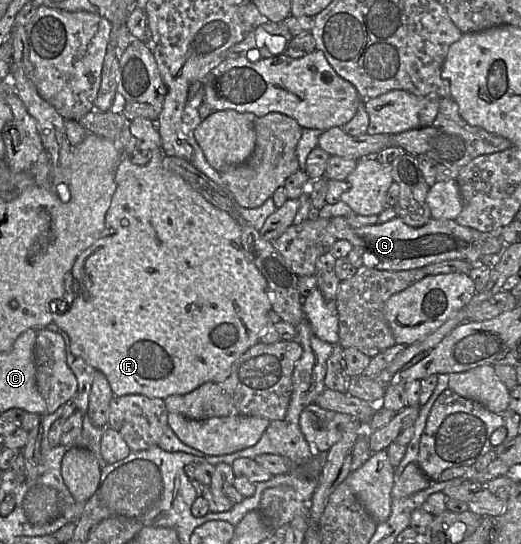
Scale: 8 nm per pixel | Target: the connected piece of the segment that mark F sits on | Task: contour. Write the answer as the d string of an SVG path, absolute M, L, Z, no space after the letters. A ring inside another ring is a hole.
M161 149L141 153L149 154L150 160L145 165L133 164L127 158L119 163L115 175L117 187L105 215L104 235L77 257L71 270L77 282L77 291L71 306L65 312L53 315L53 323L69 335L70 351L76 358L84 359L87 364L104 373L115 396L142 394L149 398L164 399L169 395L188 393L206 382L224 381L238 357L259 342L260 332L268 323L272 306L265 278L244 253L242 230L237 220L214 207L179 174L165 168Z

